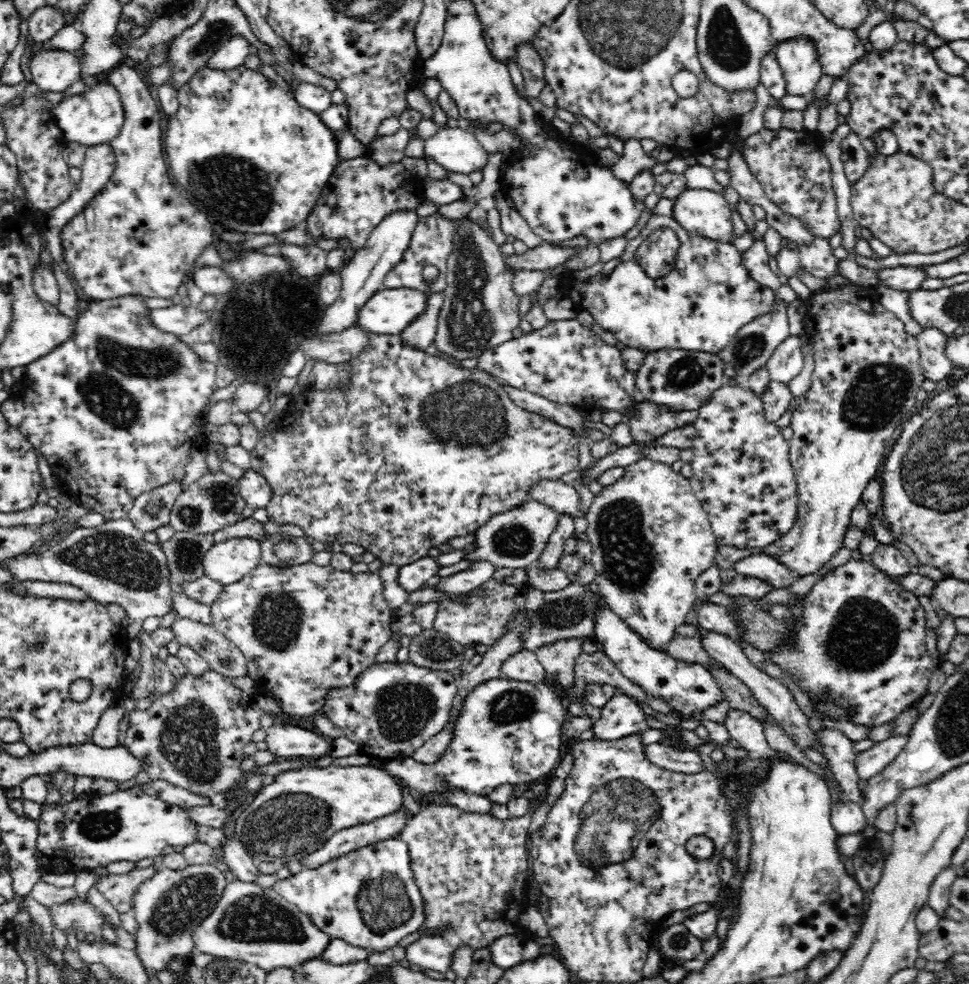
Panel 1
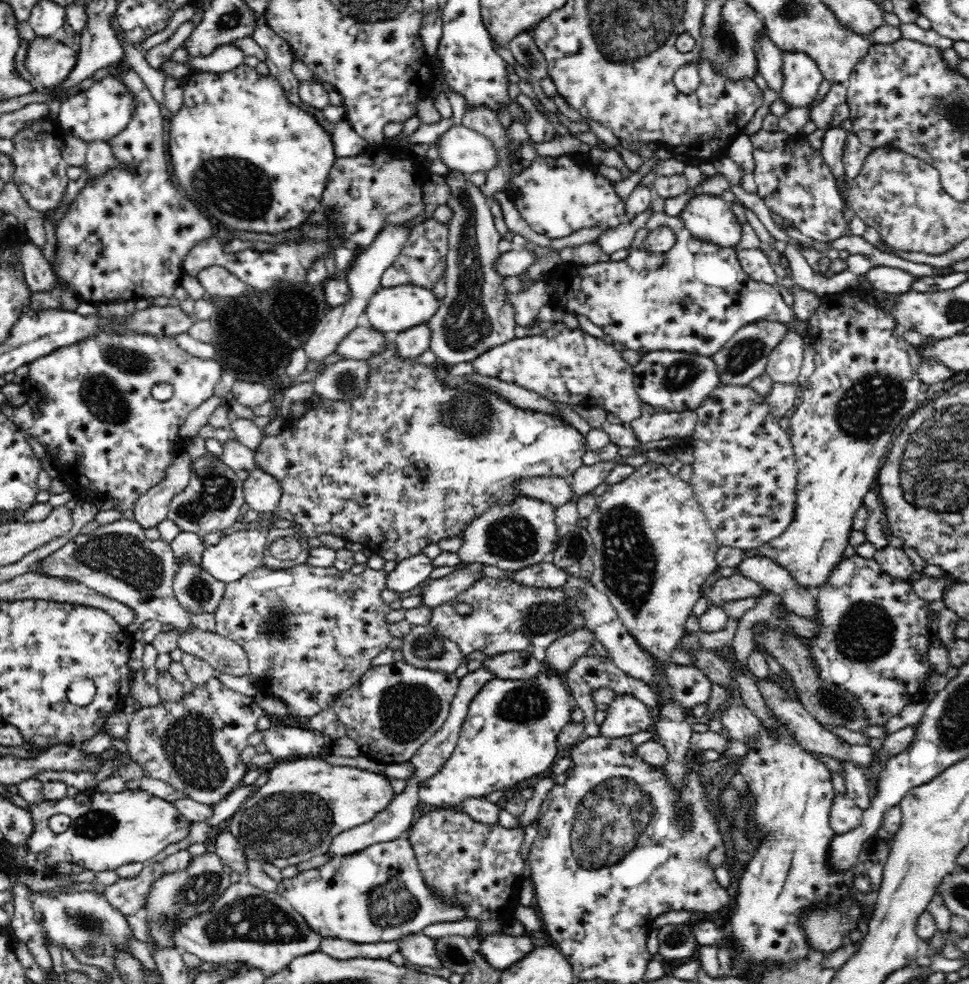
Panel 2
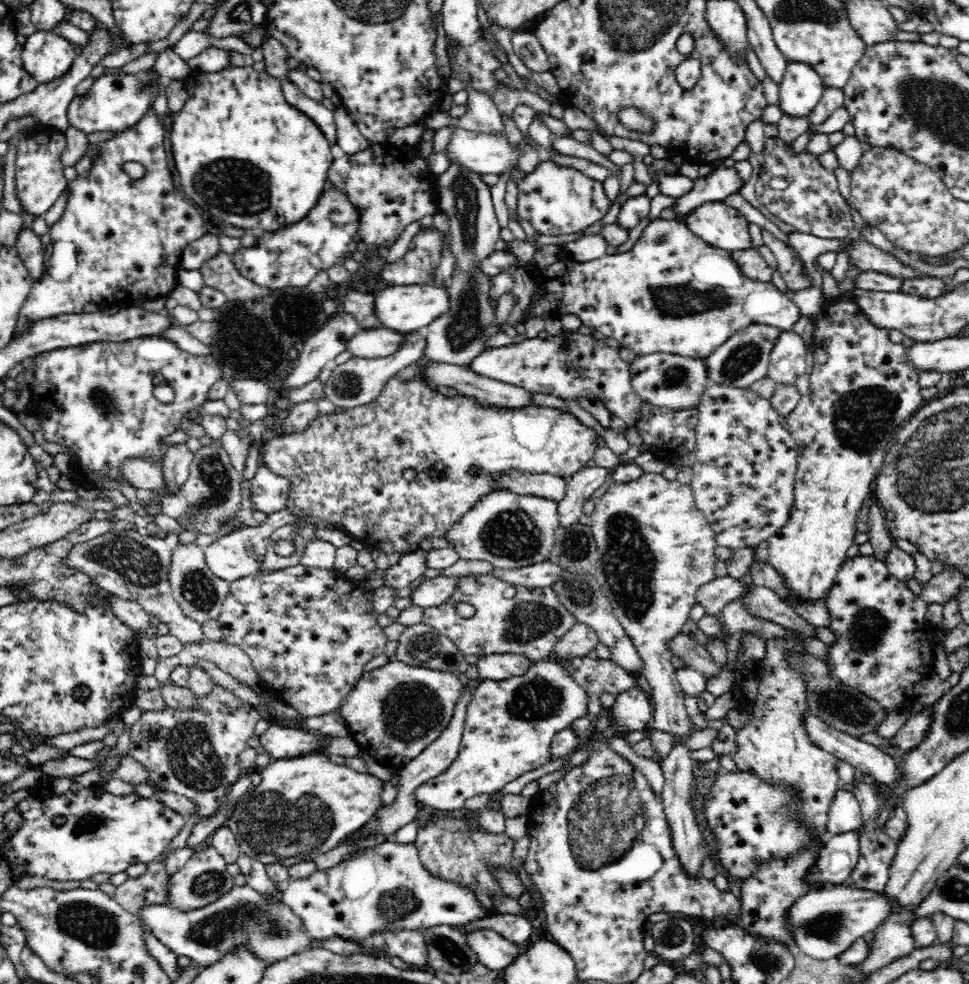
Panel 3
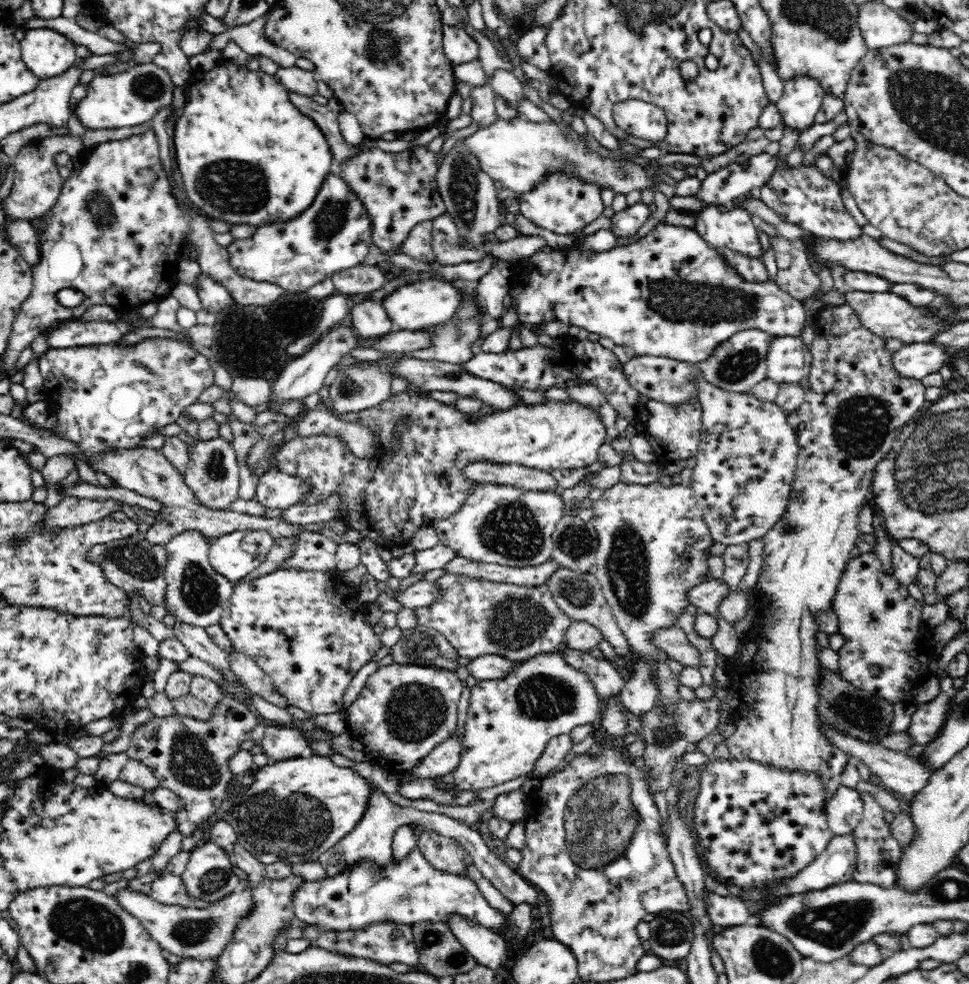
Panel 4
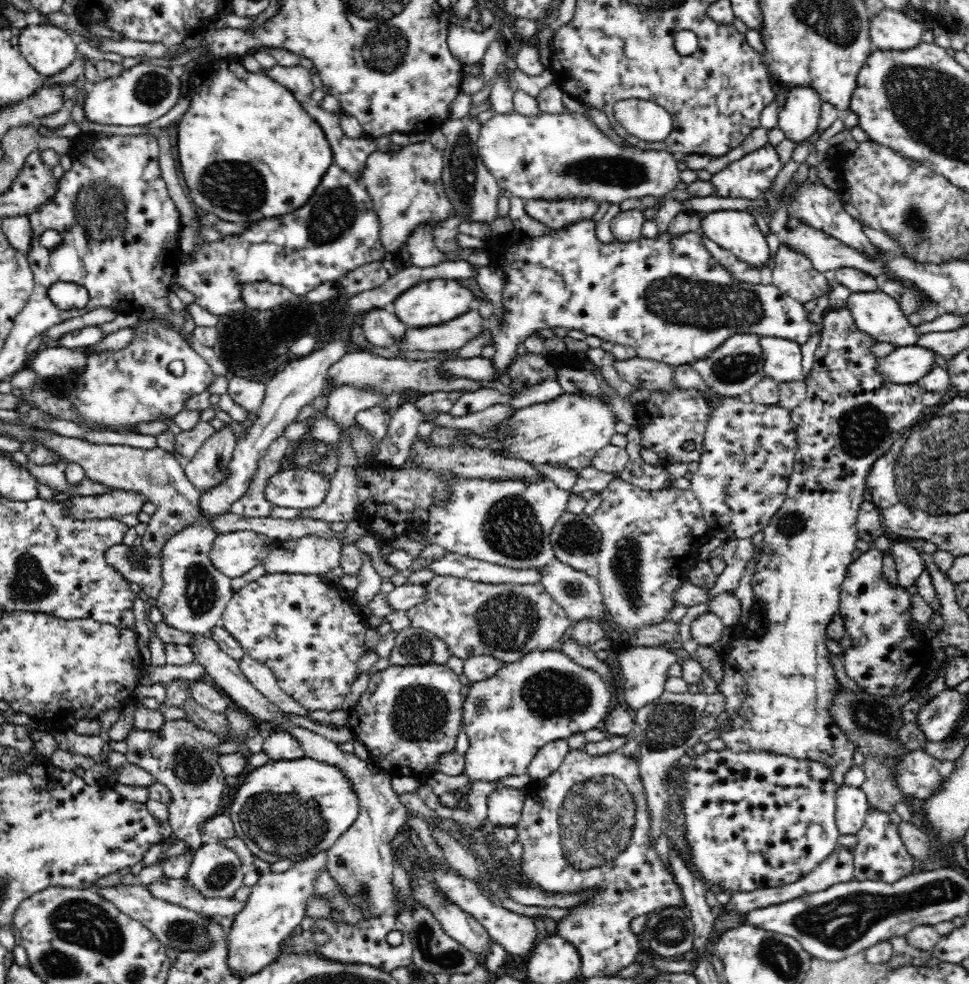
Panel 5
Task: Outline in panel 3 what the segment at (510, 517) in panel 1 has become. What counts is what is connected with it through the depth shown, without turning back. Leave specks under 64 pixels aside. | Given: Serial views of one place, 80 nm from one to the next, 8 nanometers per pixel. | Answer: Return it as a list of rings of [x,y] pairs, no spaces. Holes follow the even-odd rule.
[[[508,489],[482,497],[446,534],[460,558],[489,562],[495,568],[516,569],[549,559],[556,542],[557,504],[550,499],[519,495]]]

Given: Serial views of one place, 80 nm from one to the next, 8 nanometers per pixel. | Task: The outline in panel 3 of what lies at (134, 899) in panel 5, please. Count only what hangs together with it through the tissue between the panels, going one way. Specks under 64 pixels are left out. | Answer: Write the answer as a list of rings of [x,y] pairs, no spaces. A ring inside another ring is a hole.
[[[247,884],[232,886],[216,902],[201,909],[180,911],[168,905],[153,904],[145,906],[140,913],[164,946],[180,956],[189,956],[202,967],[218,962],[238,947],[244,947],[248,953],[262,959],[268,968],[279,960],[312,948],[314,941],[308,937],[302,919],[280,897],[262,894]]]

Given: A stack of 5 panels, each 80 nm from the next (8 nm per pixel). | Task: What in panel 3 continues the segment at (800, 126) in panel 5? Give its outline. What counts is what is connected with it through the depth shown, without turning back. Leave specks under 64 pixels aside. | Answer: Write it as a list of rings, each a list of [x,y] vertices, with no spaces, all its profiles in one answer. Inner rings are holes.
[[[787,61],[777,105],[786,115],[808,117],[822,99],[825,88],[822,77],[810,64]]]

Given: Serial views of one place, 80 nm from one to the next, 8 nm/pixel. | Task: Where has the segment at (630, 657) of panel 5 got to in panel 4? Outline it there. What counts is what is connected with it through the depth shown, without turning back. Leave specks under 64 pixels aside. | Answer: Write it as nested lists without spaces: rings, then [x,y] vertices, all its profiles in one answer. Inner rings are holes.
[[[637,657],[627,669],[630,679],[619,692],[618,697],[622,711],[630,712],[641,722],[641,718],[656,707],[656,684],[644,660]]]

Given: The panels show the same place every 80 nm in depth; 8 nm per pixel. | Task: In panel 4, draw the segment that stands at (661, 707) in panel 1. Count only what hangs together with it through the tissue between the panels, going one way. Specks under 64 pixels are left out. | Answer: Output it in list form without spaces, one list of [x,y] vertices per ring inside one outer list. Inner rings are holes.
[[[562,648],[561,653],[569,666],[588,676],[589,682],[594,685],[596,698],[600,702],[618,695],[628,682],[618,673],[617,667],[610,660],[596,660],[587,652],[570,648]]]

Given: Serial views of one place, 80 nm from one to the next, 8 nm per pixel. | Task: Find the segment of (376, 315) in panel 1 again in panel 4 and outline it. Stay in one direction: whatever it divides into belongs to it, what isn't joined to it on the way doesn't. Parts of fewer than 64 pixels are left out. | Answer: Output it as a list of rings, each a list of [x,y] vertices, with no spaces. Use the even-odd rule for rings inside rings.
[[[426,279],[425,281],[414,281],[400,288],[394,289],[394,292],[386,294],[382,298],[382,309],[386,311],[386,317],[390,318],[394,328],[410,332],[428,330],[435,325],[447,322],[450,316],[460,306],[460,293],[453,285],[444,281],[435,279]]]

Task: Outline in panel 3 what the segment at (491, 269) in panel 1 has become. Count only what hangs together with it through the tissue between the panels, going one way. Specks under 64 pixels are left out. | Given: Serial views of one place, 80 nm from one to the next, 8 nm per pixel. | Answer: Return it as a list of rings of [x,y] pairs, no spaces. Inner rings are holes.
[[[452,165],[448,169],[435,178],[435,184],[438,187],[439,208],[446,211],[450,219],[450,240],[447,245],[450,245],[448,251],[454,255],[456,266],[452,270],[451,283],[446,287],[448,293],[448,310],[444,314],[440,314],[433,322],[425,328],[427,345],[424,354],[431,358],[432,361],[444,364],[465,365],[470,364],[482,351],[485,351],[488,346],[486,342],[491,336],[499,333],[506,333],[510,338],[516,339],[515,325],[510,325],[509,321],[501,326],[495,324],[496,320],[496,300],[490,296],[492,288],[492,278],[490,274],[484,274],[481,271],[482,261],[491,255],[494,251],[494,245],[500,240],[500,226],[496,220],[494,206],[492,205],[491,188],[482,182],[480,175],[477,172],[460,168],[458,165]]]

